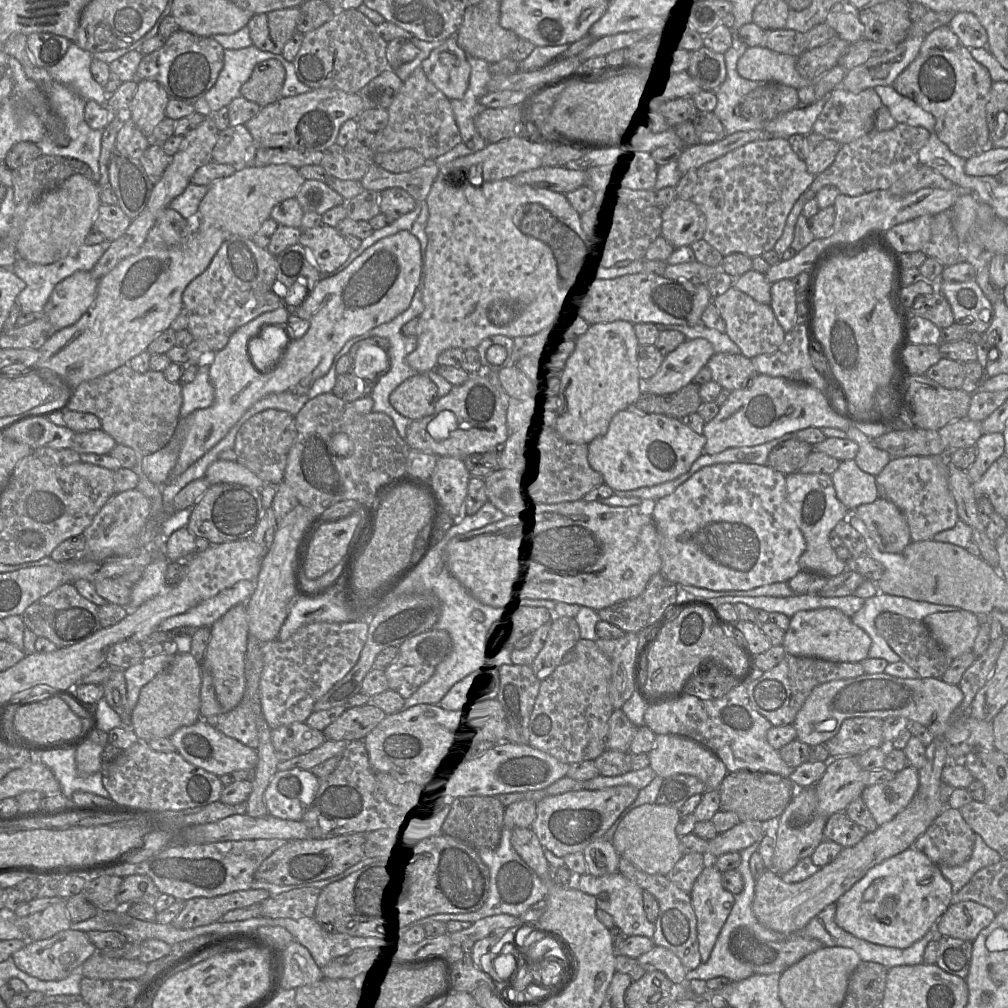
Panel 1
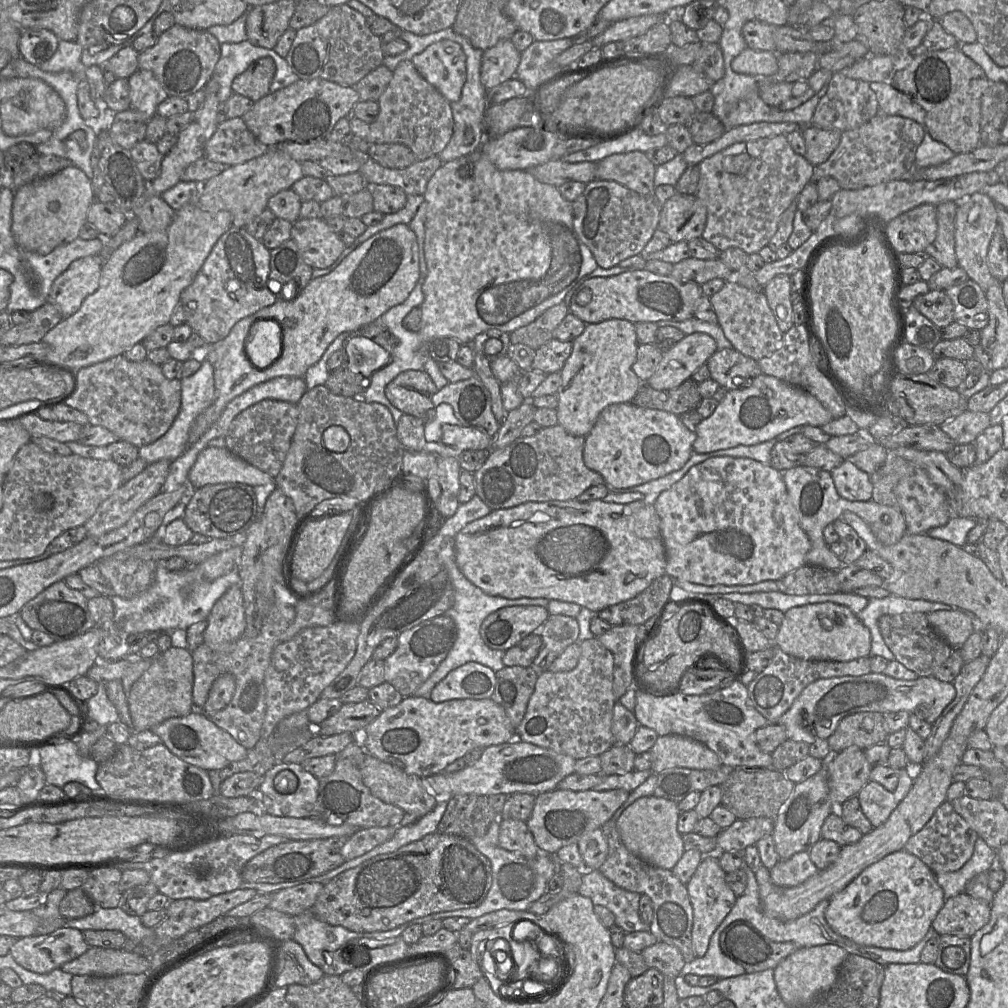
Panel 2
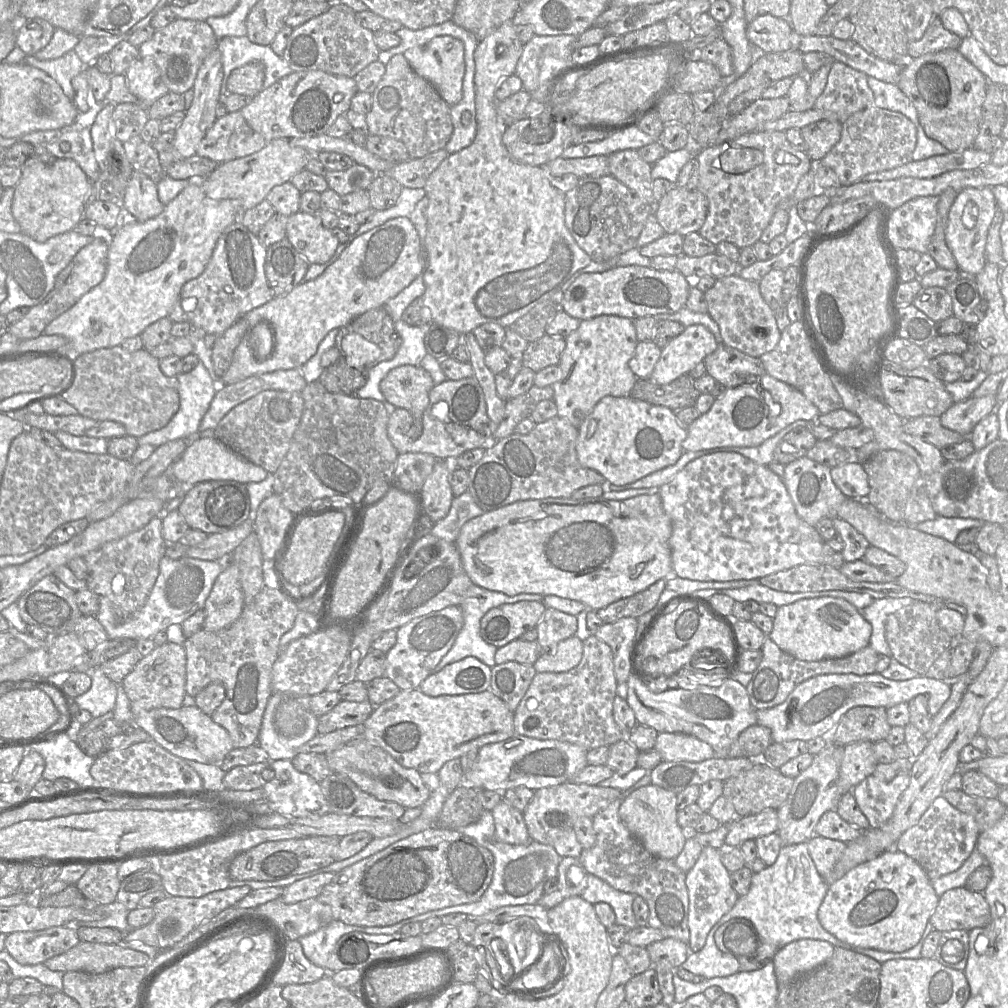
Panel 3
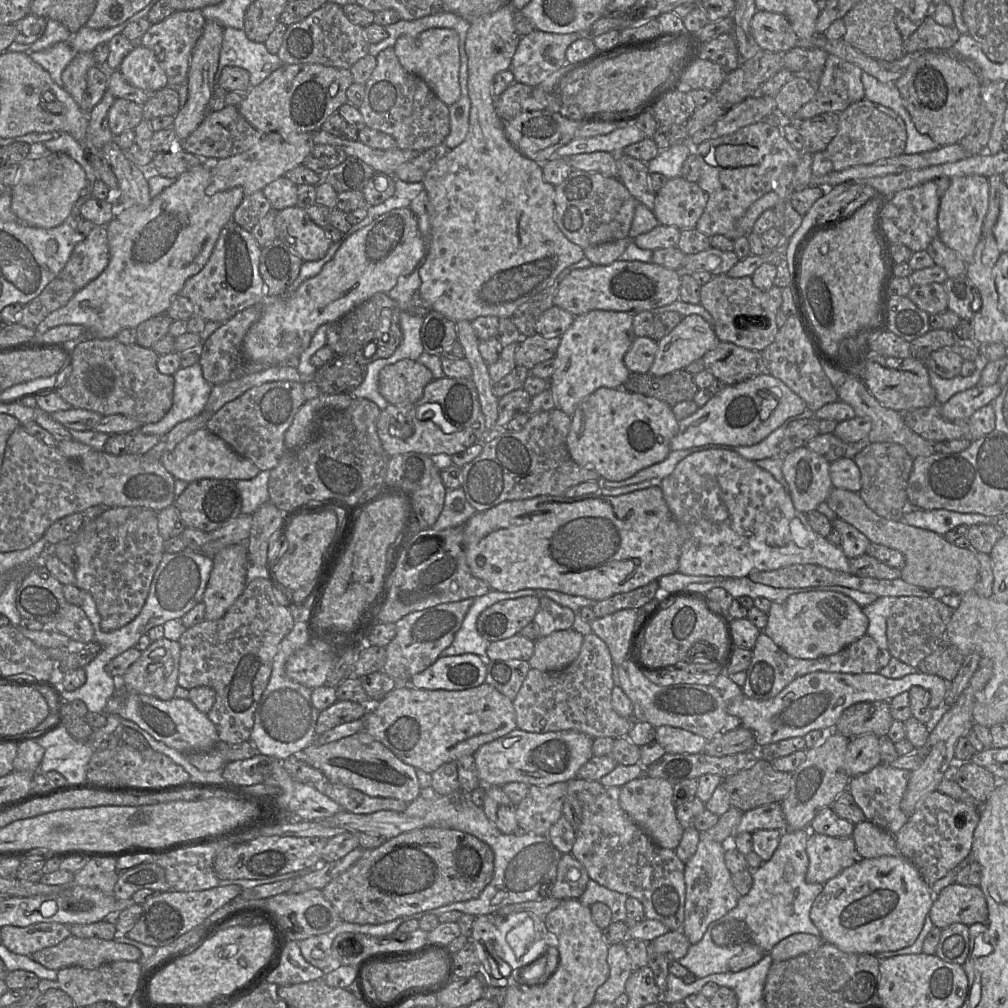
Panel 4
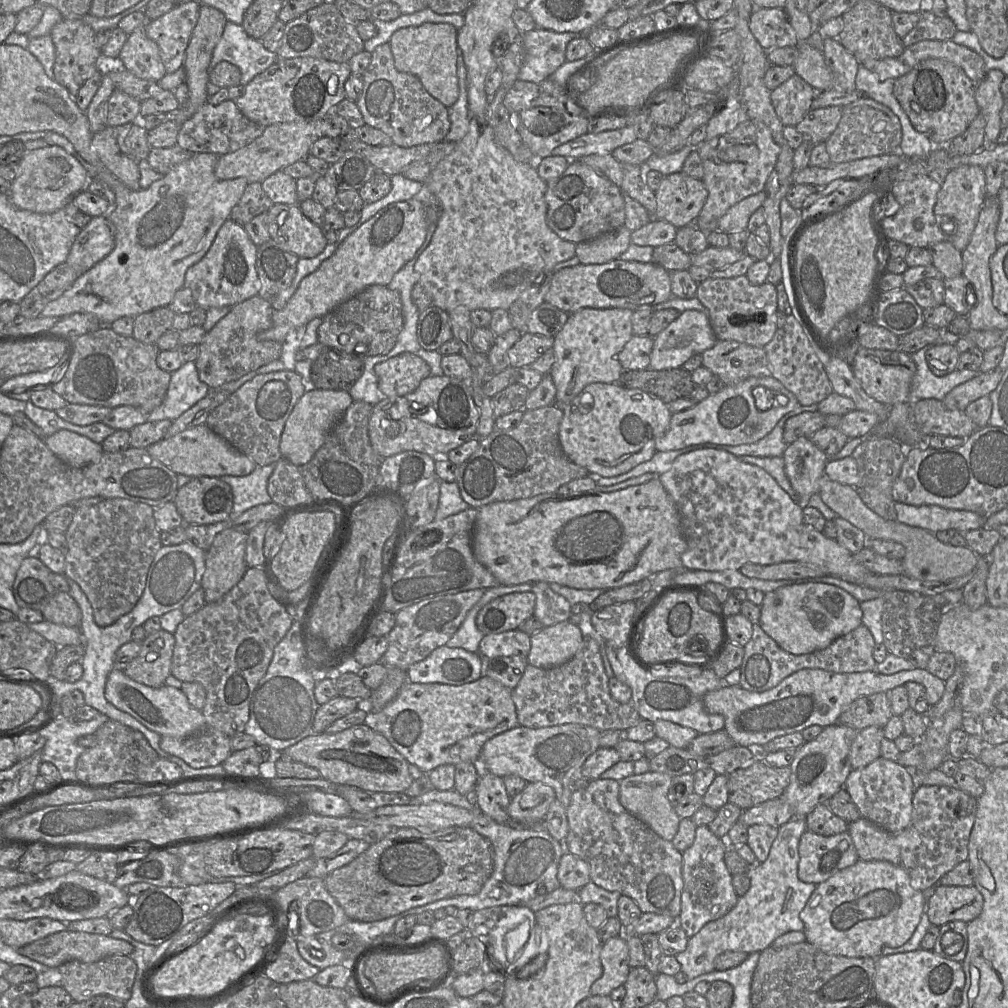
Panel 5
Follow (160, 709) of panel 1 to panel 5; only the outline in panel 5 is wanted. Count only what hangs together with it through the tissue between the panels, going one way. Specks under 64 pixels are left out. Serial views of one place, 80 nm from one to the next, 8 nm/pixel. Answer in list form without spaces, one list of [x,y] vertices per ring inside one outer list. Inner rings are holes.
[[[163,629],[147,635],[141,644],[139,655],[125,667],[124,673],[146,686],[163,686],[171,674],[174,645],[174,634]]]

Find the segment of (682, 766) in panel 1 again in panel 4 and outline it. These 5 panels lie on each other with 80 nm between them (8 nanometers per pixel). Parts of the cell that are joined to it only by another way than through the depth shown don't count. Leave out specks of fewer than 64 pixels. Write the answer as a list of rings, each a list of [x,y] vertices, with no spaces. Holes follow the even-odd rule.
[[[662,725],[656,728],[655,740],[671,754],[703,753],[707,740],[682,728]]]

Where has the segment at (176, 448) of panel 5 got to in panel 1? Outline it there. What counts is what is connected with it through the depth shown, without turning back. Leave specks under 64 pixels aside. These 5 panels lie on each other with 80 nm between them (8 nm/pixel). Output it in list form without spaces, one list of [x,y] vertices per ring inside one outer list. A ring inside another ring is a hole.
[[[218,459],[207,469],[204,478],[211,484],[238,483],[261,490],[267,484],[238,461]]]

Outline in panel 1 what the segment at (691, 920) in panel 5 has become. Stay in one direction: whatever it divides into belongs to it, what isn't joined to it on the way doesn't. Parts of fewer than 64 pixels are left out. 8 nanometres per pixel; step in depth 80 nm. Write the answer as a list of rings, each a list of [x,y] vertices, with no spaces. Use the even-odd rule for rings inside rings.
[[[710,862],[694,882],[690,892],[697,919],[697,939],[702,962],[707,962],[726,922],[735,895],[722,885],[722,873]]]

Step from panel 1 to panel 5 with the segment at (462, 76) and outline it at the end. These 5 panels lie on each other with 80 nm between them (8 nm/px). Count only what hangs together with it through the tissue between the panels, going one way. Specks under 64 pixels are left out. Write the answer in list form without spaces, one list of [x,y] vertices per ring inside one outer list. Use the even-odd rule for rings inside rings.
[[[424,23],[417,27],[401,28],[388,42],[394,66],[400,72],[415,75],[426,91],[449,108],[459,97],[457,78],[457,29],[447,23]]]

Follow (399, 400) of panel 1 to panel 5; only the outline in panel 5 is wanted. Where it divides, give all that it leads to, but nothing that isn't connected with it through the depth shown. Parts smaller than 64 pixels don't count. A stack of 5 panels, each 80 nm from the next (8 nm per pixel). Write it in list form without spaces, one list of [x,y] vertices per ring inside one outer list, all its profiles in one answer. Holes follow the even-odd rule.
[[[403,352],[375,365],[379,390],[388,398],[405,396],[415,391],[421,381],[431,375],[430,366],[417,354]]]

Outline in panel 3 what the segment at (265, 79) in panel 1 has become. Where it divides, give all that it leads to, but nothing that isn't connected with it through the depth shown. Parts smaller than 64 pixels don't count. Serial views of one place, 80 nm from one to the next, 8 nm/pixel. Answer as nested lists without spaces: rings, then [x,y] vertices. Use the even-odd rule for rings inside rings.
[[[253,62],[234,69],[227,79],[226,88],[229,93],[254,98],[264,89],[264,79],[264,65]]]

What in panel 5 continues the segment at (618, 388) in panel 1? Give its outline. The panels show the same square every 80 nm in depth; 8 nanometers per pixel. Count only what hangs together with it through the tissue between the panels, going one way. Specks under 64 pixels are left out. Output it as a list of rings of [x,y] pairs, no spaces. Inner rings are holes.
[[[582,308],[568,313],[563,328],[554,336],[555,360],[550,375],[556,386],[556,406],[570,402],[591,383],[618,383],[624,370],[618,355],[633,335],[633,311],[625,308]]]

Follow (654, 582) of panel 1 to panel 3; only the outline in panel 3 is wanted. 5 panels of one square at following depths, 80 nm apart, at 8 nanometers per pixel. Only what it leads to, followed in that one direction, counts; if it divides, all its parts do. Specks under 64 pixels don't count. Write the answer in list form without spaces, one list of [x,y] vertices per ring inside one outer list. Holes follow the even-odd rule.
[[[660,579],[647,589],[632,596],[617,600],[596,611],[604,623],[613,623],[624,617],[638,618],[652,610],[666,589],[666,579]]]

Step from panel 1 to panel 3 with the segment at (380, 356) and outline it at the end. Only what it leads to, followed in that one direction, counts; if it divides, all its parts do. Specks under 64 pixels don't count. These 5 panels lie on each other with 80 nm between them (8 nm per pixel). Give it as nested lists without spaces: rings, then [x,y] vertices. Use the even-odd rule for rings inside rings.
[[[350,334],[342,340],[343,359],[348,366],[356,369],[369,369],[377,364],[377,360],[382,355],[381,348],[359,334]]]

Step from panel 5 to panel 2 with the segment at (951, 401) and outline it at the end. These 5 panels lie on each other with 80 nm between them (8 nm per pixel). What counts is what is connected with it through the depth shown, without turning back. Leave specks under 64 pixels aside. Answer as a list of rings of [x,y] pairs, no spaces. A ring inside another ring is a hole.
[[[966,410],[939,427],[956,444],[973,443],[991,425],[989,413]]]

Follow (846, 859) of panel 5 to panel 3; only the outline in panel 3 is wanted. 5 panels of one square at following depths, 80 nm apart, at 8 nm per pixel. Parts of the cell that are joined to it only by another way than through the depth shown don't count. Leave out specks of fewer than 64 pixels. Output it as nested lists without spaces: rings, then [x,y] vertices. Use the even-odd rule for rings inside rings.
[[[815,835],[807,844],[818,873],[825,879],[833,871],[848,843]]]

